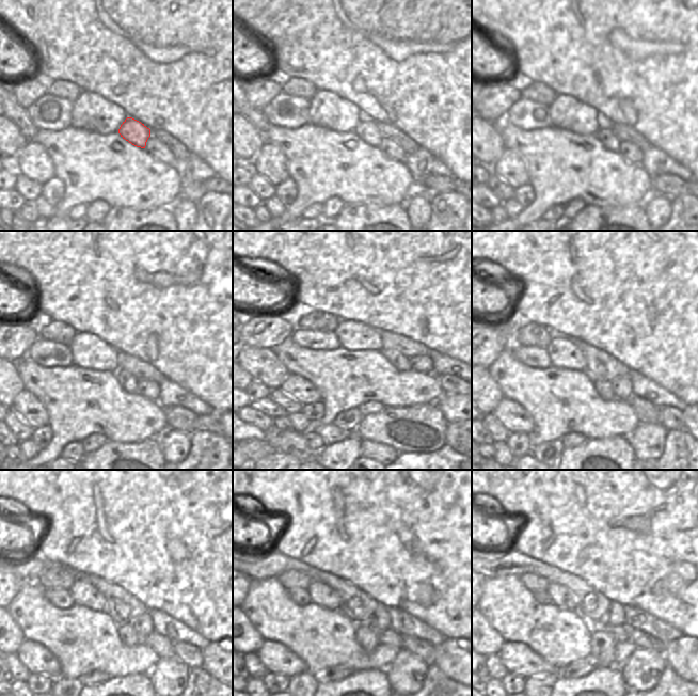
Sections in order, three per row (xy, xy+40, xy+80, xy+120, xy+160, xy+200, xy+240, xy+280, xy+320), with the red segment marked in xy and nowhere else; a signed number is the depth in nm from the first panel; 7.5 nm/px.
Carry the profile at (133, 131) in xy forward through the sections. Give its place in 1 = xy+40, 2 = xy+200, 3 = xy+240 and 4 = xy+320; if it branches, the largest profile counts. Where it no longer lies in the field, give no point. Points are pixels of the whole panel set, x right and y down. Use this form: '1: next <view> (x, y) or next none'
1: next xy+40 (367, 130)
2: next xy+200 (603, 388)
3: next xy+240 (127, 635)
4: next xy+320 (602, 645)

